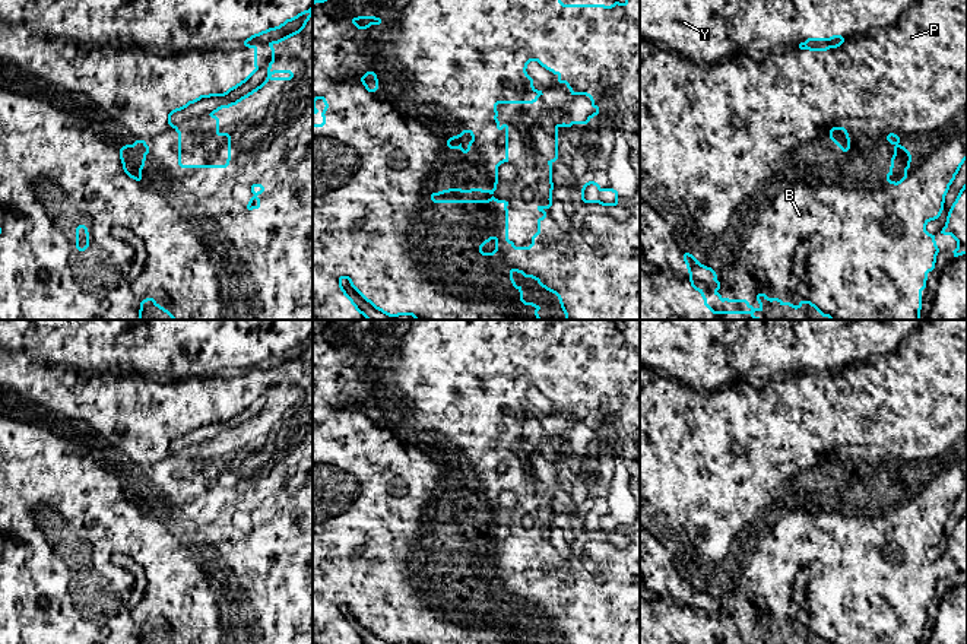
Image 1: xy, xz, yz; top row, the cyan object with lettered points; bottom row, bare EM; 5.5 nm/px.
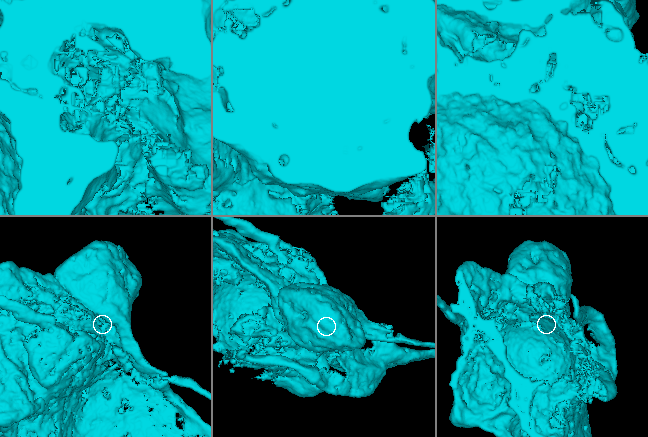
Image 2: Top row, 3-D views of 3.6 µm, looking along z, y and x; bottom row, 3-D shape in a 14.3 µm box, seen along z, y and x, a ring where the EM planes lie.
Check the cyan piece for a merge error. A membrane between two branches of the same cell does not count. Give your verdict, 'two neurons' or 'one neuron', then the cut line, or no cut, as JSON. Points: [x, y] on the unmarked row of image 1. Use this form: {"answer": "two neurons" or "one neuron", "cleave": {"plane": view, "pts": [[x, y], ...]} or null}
{"answer": "two neurons", "cleave": {"plane": "yz", "pts": [[842, 365], [901, 346], [888, 460], [935, 457], [966, 432]]}}

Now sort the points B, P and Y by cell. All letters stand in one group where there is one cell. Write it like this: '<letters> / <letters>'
B / P Y

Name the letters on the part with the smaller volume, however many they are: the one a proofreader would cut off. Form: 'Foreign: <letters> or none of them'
Foreign: P, Y

